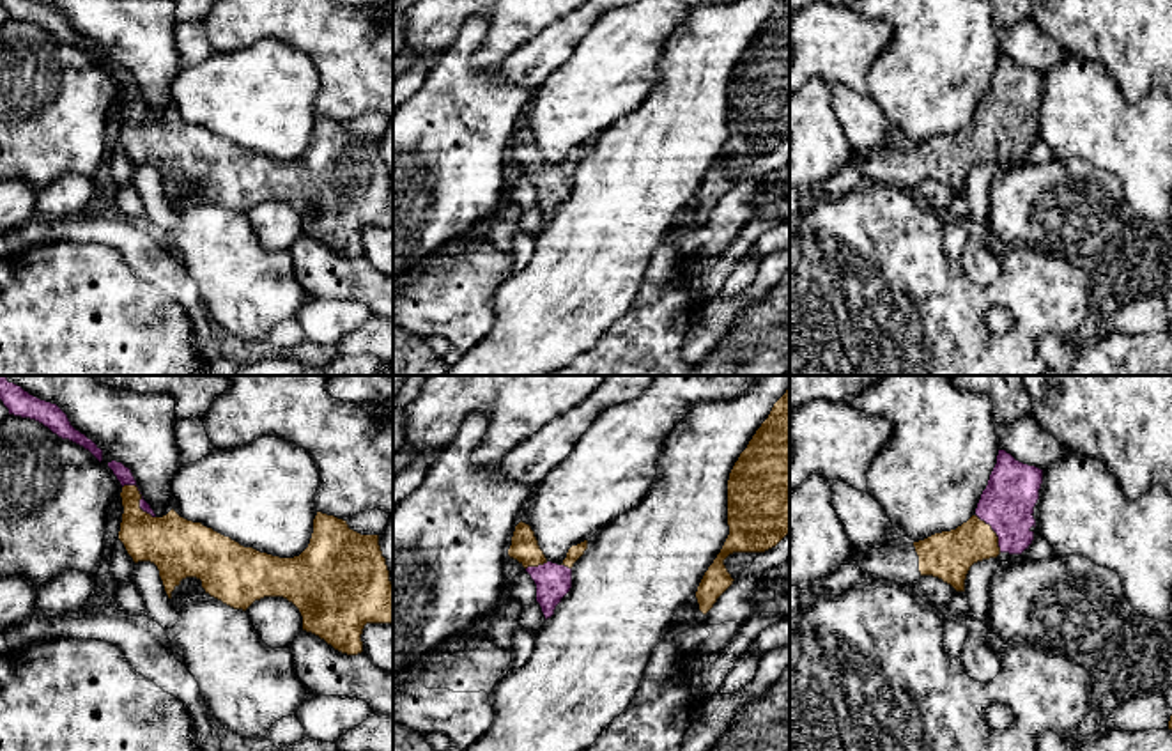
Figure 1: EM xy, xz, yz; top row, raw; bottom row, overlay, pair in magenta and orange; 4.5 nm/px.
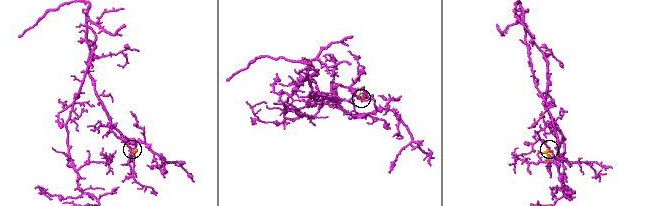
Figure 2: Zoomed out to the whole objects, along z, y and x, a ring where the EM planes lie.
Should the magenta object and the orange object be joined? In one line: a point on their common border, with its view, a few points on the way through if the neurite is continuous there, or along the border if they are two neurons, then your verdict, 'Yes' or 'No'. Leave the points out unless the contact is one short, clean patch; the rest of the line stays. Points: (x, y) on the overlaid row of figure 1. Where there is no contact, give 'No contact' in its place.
Touches magenta at yz (994, 530). Path across: yz (1008, 502), (1004, 518), (994, 530), (949, 555). Yes

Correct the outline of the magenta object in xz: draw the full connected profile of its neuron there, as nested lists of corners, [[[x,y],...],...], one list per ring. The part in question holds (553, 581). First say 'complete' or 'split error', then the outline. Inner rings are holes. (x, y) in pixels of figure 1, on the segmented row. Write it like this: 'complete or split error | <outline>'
split error | [[[529,524],[515,526],[508,556],[517,560],[536,585],[536,602],[547,618],[572,588],[572,567],[588,549],[588,540],[572,546],[561,565],[545,558]]]

